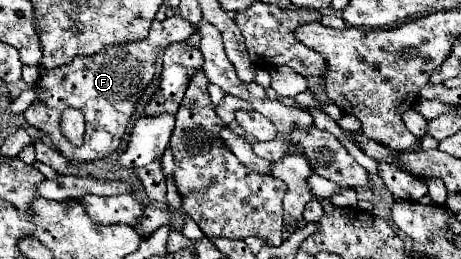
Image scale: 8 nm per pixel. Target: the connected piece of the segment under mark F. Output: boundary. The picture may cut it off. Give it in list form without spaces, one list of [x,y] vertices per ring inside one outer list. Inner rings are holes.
[[[171,16],[163,22],[155,20],[149,36],[143,40],[135,40],[131,44],[115,44],[115,48],[103,48],[103,52],[95,52],[95,56],[75,56],[71,64],[47,70],[39,82],[39,96],[23,112],[27,124],[49,136],[53,146],[61,152],[61,156],[65,156],[69,164],[107,158],[111,152],[119,150],[123,134],[127,132],[127,126],[135,114],[137,102],[145,86],[155,76],[155,60],[159,56],[159,50],[167,48],[169,44],[187,40],[187,36],[191,36],[193,32],[193,26],[181,16]],[[67,108],[77,108],[85,116],[87,130],[85,144],[81,148],[71,146],[59,130],[61,112]]]

